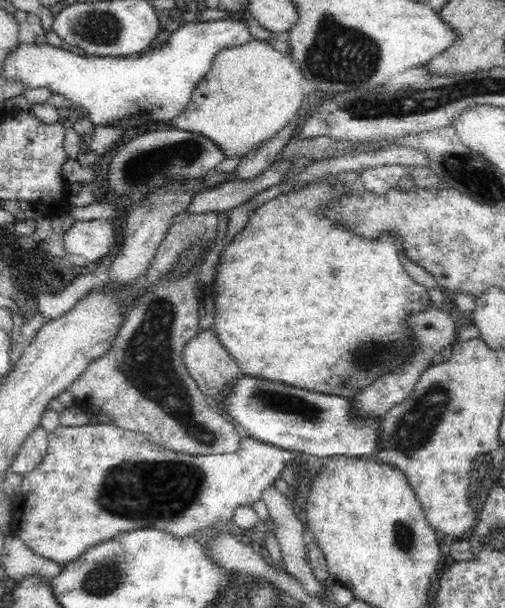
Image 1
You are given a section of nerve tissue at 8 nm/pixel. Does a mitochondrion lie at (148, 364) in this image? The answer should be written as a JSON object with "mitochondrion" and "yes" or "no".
{"mitochondrion":"yes"}

